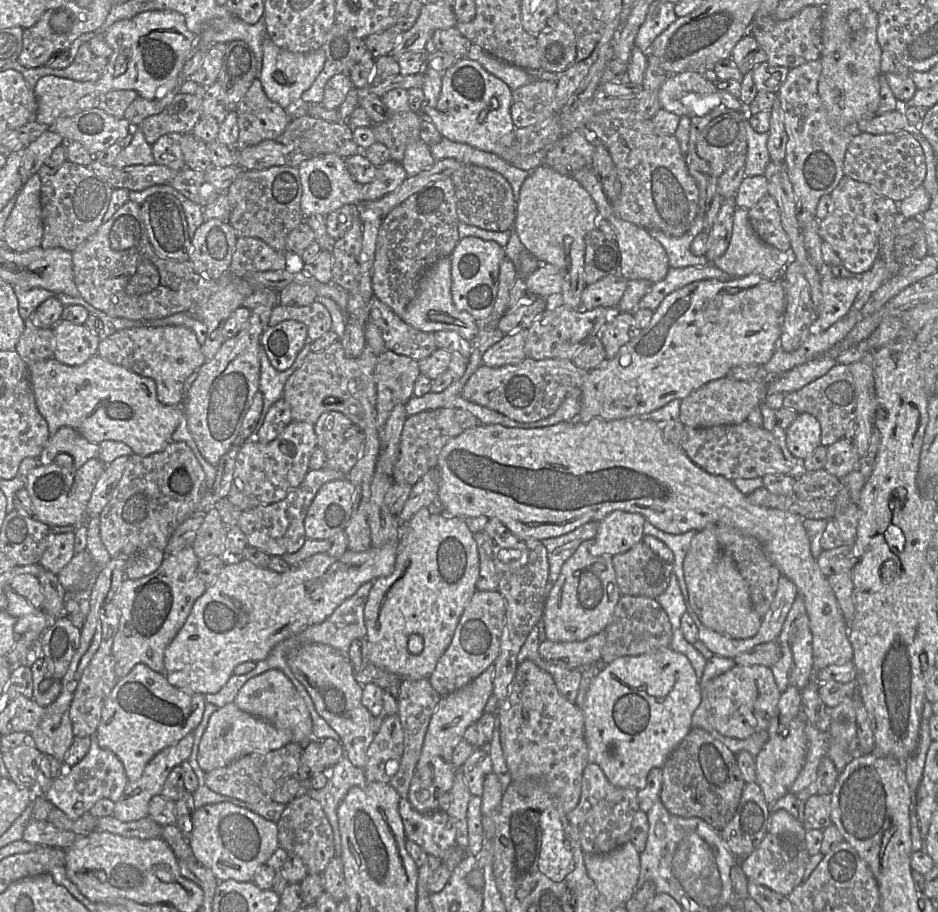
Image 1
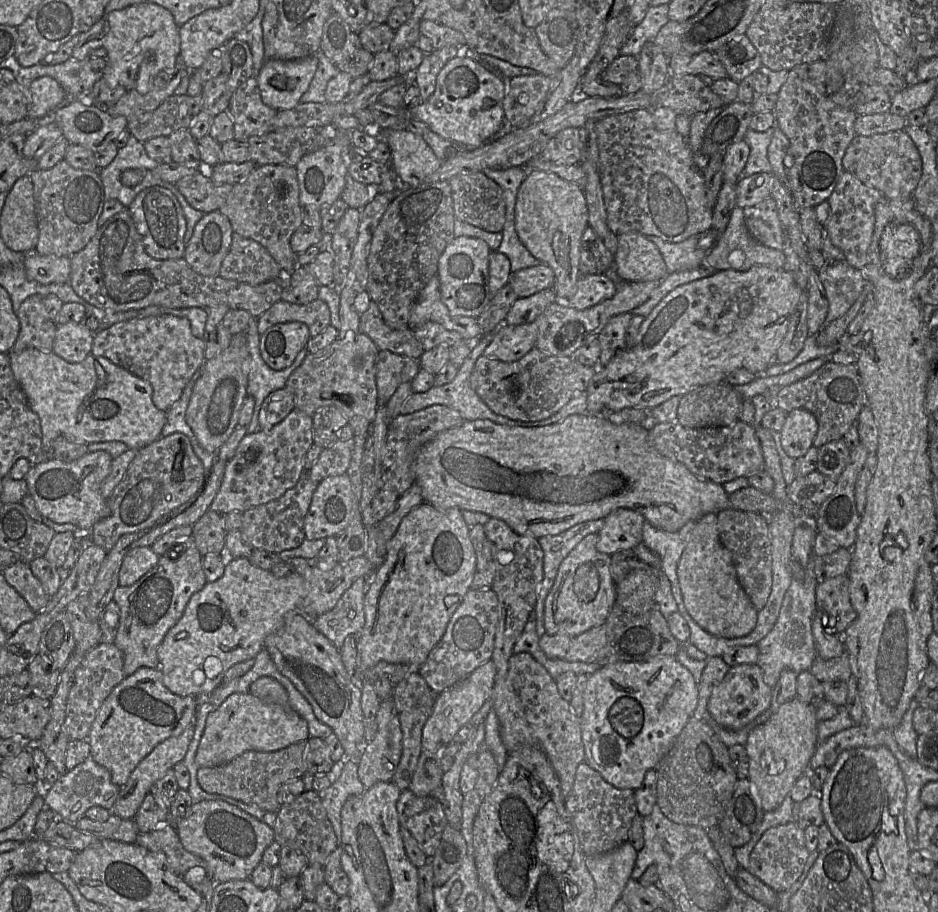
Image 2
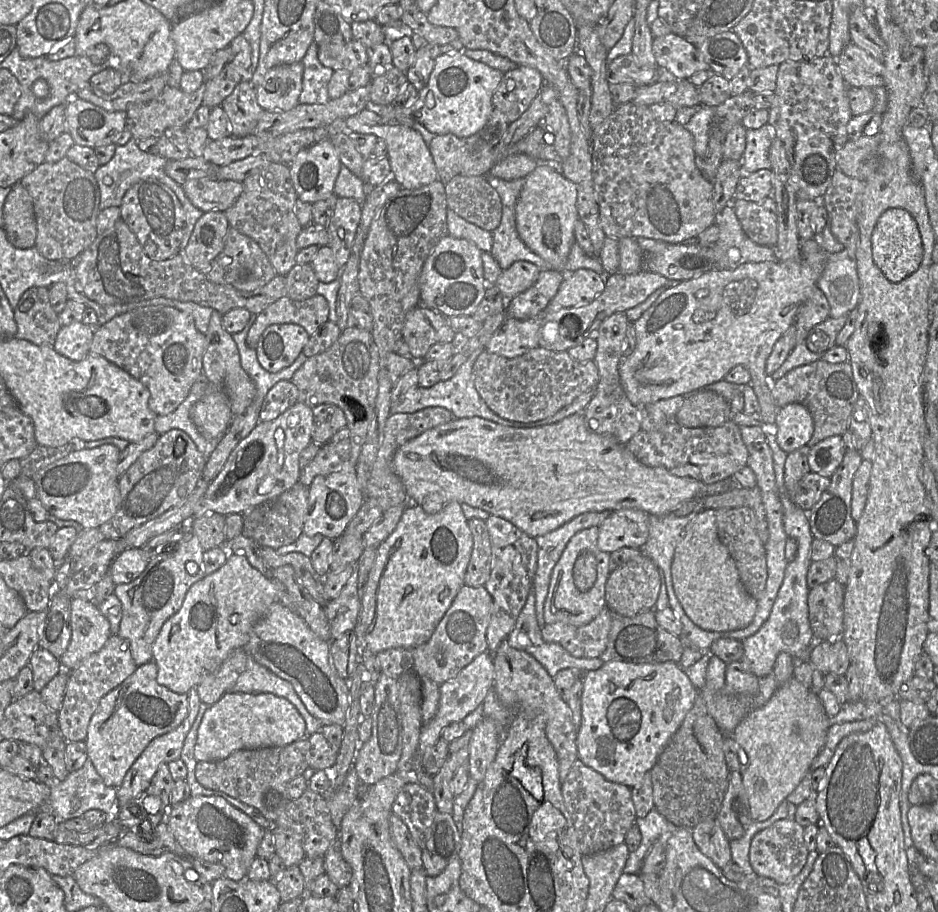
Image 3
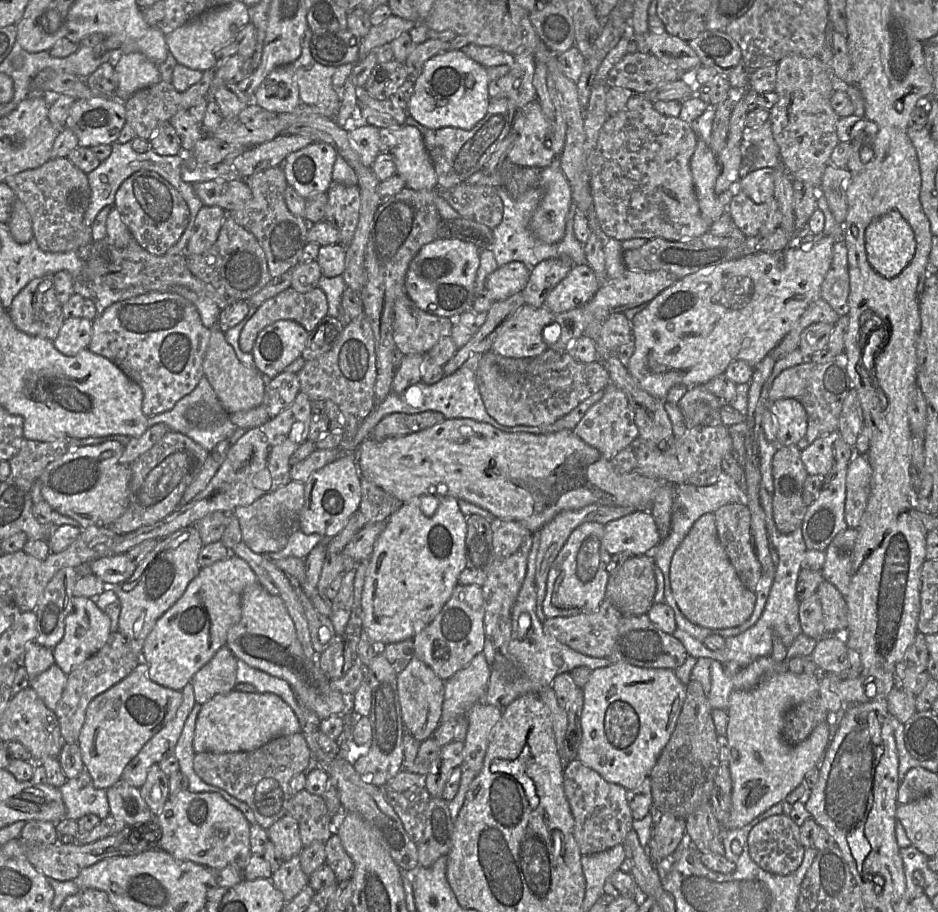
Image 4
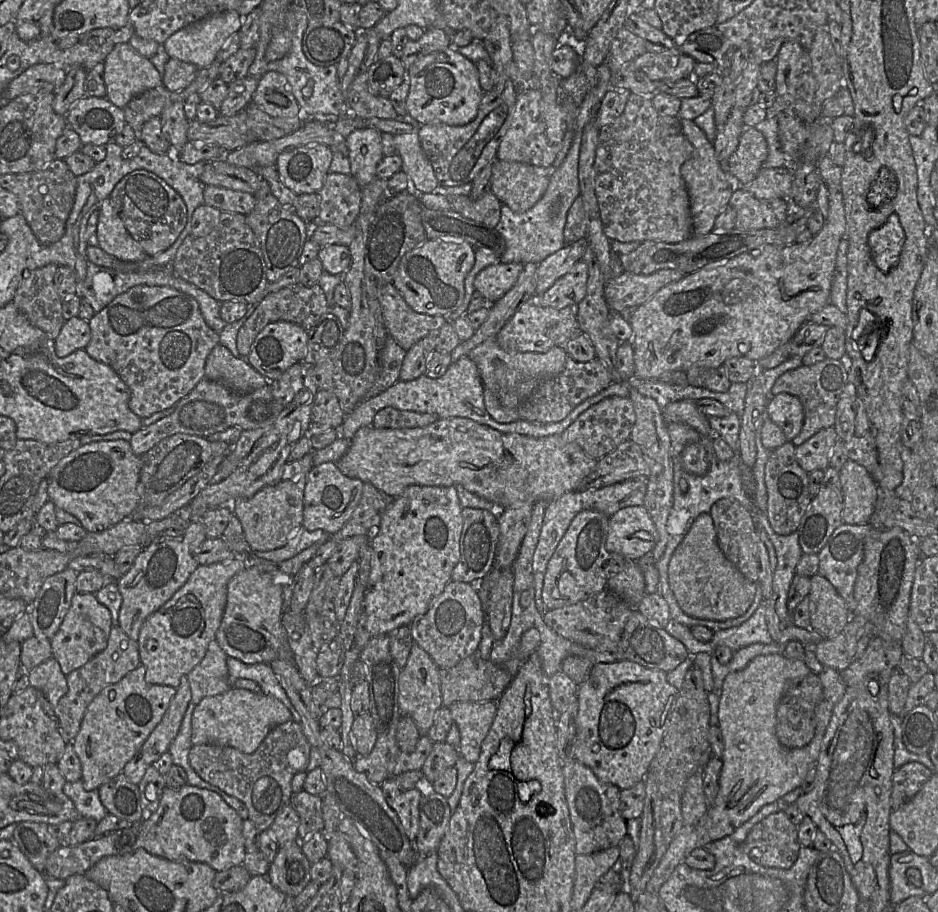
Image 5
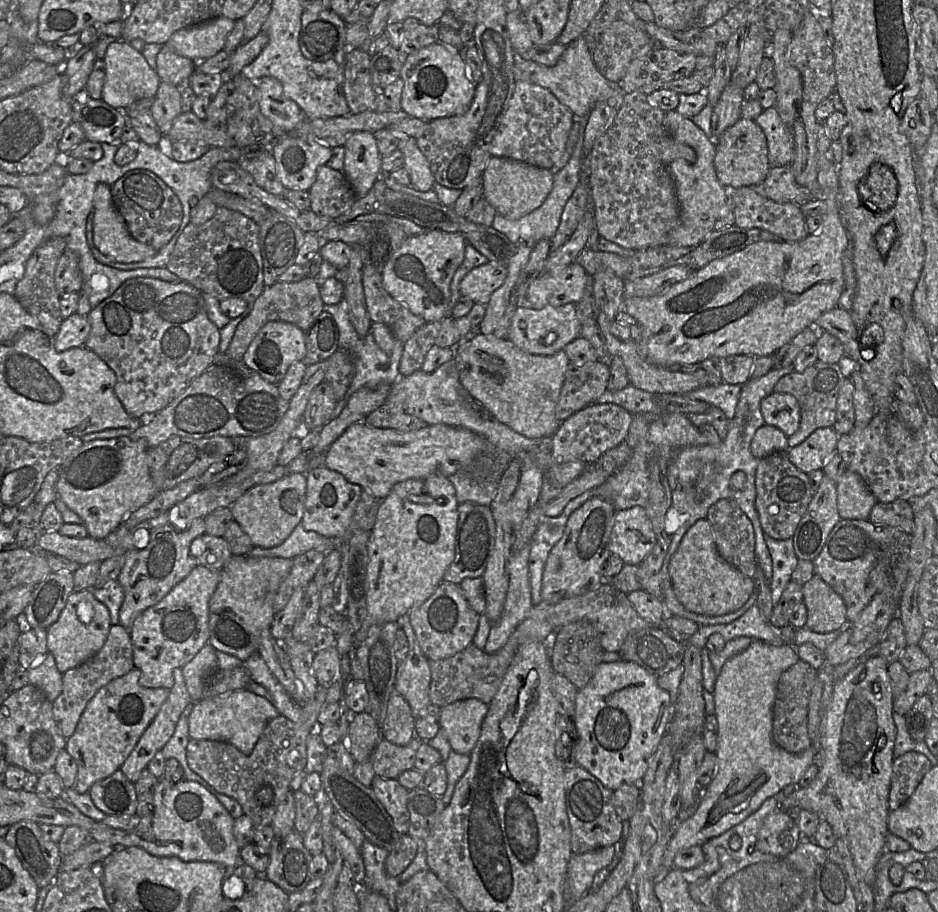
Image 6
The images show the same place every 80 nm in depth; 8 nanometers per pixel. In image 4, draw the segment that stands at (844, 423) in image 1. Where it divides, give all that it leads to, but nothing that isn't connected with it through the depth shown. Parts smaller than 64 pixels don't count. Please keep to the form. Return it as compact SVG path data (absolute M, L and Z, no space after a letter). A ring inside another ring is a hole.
M843 355L828 363L803 363L782 371L769 388L770 404L782 398L798 400L807 413L807 432L798 441L797 447L802 450L820 436L838 431L839 416L842 405L852 389Z

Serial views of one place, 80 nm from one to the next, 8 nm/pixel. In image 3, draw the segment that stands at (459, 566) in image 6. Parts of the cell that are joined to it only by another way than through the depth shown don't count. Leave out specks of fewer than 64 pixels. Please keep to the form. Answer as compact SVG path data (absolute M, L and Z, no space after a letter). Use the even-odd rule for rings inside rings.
M473 518L467 521L473 538L473 549L464 583L470 587L484 587L491 574L492 549L486 522Z

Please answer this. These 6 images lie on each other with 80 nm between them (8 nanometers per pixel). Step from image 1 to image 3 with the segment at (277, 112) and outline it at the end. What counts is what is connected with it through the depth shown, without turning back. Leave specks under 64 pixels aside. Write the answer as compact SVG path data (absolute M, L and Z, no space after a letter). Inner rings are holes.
M243 80L221 104L231 127L231 136L243 138L253 133L264 109L258 104L256 86Z

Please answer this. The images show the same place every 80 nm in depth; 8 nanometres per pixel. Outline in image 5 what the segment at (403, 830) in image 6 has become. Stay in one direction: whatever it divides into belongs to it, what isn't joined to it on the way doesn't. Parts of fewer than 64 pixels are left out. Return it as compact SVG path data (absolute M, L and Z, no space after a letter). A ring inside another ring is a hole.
M389 778L380 784L380 788L388 805L396 812L408 839L414 843L419 831L419 803L425 787L403 791L394 778Z

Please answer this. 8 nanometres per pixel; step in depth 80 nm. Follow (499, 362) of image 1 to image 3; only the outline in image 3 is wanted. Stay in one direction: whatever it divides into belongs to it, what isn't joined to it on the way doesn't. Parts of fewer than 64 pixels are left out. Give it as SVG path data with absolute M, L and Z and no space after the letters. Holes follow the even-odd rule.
M541 316L525 320L507 317L486 346L490 353L512 359L539 347Z

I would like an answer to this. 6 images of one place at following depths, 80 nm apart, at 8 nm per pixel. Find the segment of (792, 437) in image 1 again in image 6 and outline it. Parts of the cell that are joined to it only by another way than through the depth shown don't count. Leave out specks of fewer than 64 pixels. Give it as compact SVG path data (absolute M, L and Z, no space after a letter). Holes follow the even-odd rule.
M772 392L760 402L760 410L767 425L779 428L789 437L800 424L800 407L791 394Z

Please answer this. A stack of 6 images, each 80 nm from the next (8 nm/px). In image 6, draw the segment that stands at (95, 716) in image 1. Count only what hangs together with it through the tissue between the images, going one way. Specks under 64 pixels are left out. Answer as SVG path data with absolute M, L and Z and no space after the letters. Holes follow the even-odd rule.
M120 624L112 625L103 647L97 654L83 664L62 674L62 692L52 702L53 717L60 733L66 739L70 738L76 730L86 705L97 691L110 681L128 674L134 668L133 645L129 631Z

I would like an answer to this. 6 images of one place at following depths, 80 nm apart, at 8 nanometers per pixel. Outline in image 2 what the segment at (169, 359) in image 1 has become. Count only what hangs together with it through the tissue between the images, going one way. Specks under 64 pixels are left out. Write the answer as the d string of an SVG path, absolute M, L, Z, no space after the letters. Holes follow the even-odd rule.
M160 315L135 318L99 329L94 334L91 354L105 357L152 386L152 402L163 412L180 399L194 373L204 364L204 340L191 331L188 319Z

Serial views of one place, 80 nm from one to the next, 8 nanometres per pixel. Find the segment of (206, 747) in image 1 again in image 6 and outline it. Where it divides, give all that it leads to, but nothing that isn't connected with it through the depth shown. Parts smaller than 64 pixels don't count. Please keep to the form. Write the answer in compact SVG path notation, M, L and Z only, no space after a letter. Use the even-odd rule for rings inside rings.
M245 689L226 695L202 699L194 704L188 718L189 737L230 743L245 755L250 755L267 724L279 716L277 709L267 699Z

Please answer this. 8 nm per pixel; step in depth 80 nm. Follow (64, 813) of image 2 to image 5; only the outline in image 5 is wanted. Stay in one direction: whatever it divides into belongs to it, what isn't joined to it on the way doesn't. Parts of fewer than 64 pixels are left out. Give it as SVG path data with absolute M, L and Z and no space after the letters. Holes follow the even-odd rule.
M81 780L66 783L62 792L73 802L81 818L91 818L99 823L108 815L100 801L98 790L86 791Z

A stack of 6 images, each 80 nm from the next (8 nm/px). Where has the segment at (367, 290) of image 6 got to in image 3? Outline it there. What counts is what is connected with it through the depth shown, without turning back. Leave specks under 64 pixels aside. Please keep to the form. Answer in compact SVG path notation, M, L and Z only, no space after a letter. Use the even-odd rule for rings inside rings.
M419 304L405 318L402 339L409 347L411 357L422 359L437 343L452 343L456 332L439 312Z

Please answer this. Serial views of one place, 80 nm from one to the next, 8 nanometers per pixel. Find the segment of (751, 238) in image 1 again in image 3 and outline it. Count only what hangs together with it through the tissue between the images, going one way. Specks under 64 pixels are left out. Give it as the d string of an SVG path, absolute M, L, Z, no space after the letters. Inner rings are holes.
M732 204L716 213L719 238L714 246L713 269L736 269L745 263L779 260L772 247L753 242L743 231Z

